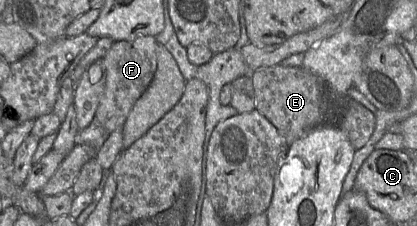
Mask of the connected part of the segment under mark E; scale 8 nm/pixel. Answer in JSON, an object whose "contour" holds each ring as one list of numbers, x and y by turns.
{"contour":[[281,64,251,72,255,93,255,110,261,113,288,145,319,127,336,127,348,137,355,150,364,147,376,125,375,115,348,94,332,95,316,75,299,67]]}

